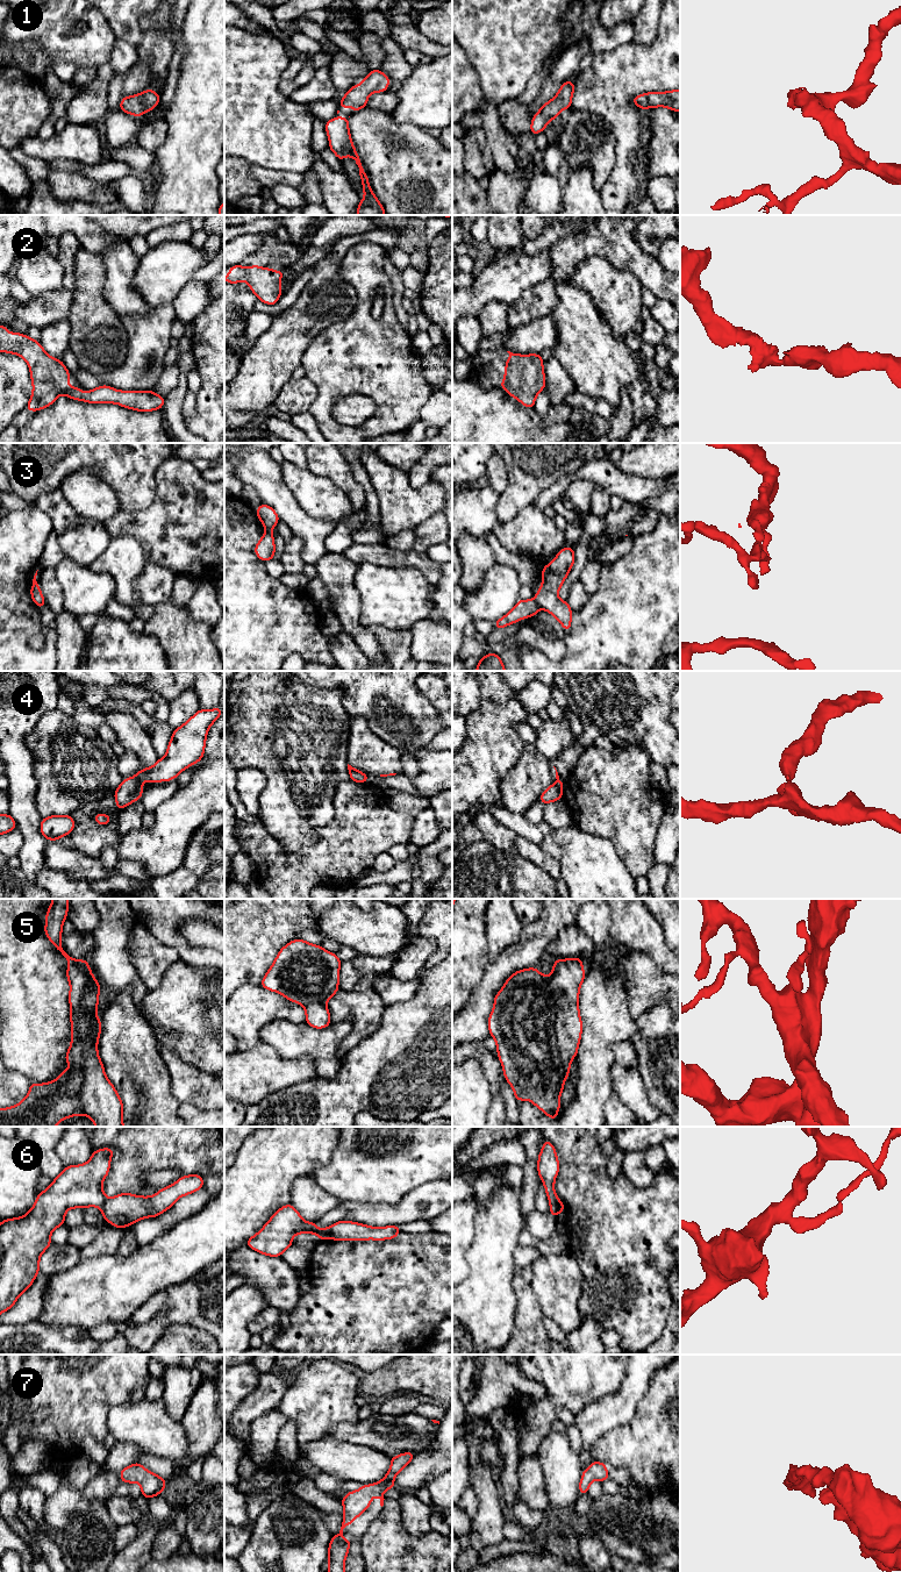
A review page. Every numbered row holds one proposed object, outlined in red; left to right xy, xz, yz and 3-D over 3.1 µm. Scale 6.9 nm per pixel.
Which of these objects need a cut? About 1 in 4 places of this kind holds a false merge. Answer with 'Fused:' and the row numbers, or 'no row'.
Fused: 3, 4, 5, 6

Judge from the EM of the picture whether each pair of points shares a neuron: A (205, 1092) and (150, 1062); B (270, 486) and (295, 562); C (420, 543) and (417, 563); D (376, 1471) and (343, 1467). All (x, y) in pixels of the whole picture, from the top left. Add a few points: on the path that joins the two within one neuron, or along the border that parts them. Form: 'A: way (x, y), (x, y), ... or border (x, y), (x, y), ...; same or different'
A: border (157, 1048), (170, 1078), (171, 1093), (176, 1099); different
B: border (294, 535), (302, 541), (301, 558), (305, 562); different
C: border (412, 549), (426, 552); different
D: way (367, 1467), (351, 1467); same

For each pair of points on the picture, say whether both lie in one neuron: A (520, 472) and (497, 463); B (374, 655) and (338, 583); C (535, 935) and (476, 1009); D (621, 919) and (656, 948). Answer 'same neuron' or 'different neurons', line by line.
A: different neurons
B: same neuron
C: same neuron
D: same neuron

